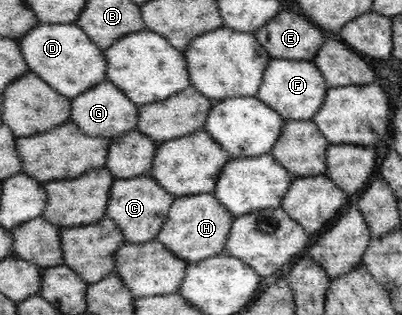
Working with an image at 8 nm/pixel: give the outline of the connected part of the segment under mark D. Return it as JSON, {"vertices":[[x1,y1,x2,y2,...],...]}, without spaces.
{"vertices":[[75,22,40,23,22,35,17,42,30,72,42,78,62,96,72,98,108,80,104,52,90,41,90,37]]}

